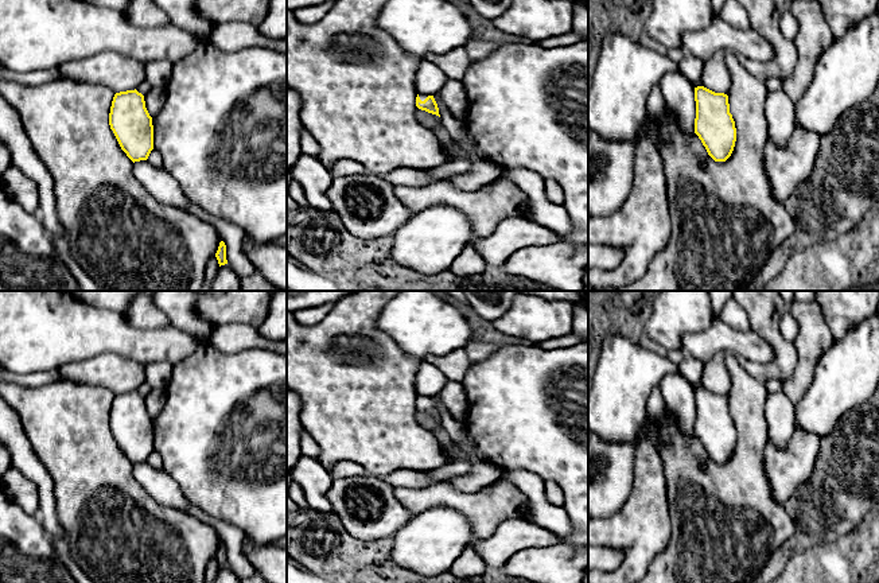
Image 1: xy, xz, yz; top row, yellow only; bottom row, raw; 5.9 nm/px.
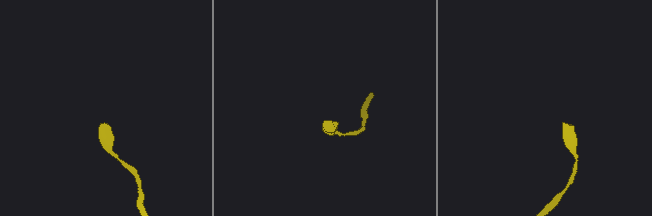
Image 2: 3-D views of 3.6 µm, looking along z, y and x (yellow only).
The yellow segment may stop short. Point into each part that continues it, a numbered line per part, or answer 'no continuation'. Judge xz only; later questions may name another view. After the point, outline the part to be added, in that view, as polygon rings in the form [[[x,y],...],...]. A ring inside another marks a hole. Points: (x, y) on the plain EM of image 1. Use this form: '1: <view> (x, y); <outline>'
no continuation

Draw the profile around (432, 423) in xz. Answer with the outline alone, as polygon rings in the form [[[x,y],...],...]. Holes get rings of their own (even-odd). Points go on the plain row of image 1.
[[[416,411],[415,413],[416,420],[428,431],[431,431],[436,439],[440,443],[443,455],[447,458],[447,460],[451,460],[455,455],[455,446],[452,443],[452,439],[446,432],[444,427],[442,425],[442,420],[436,416],[428,415],[421,411]]]

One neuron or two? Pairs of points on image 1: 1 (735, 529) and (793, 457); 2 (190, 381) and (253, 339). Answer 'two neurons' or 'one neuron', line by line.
1: two neurons
2: two neurons

